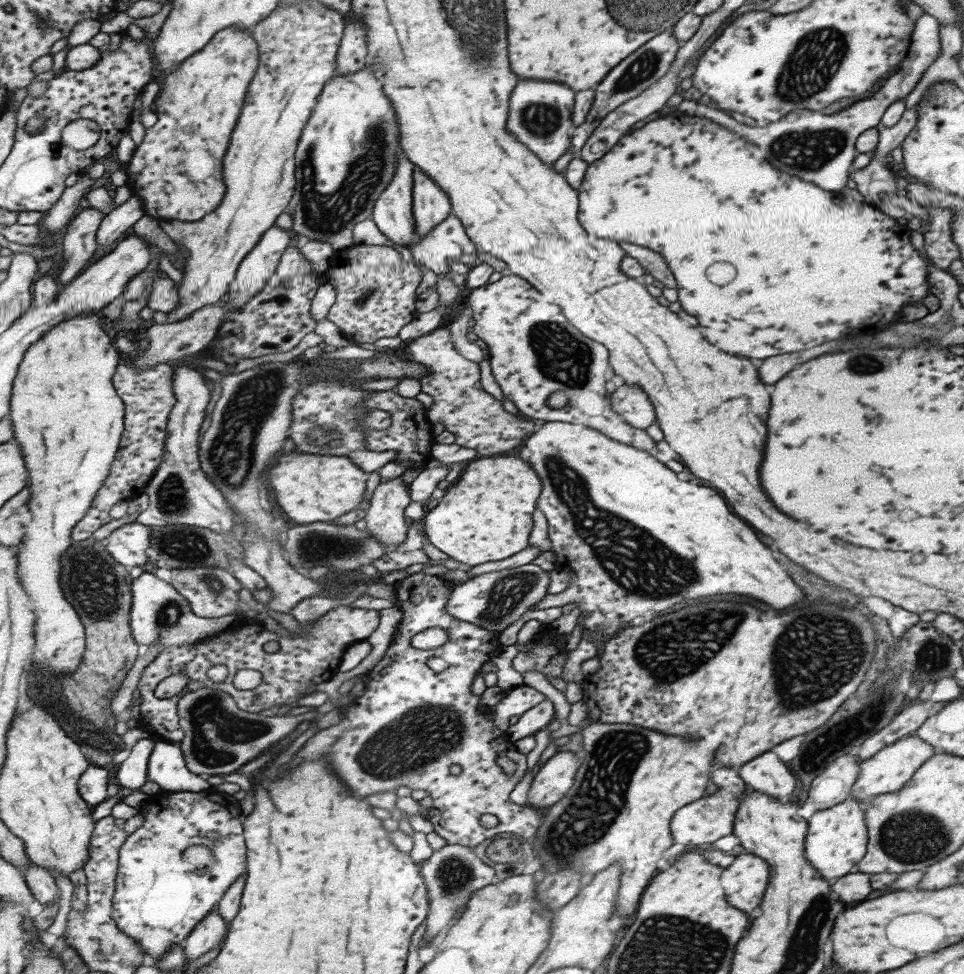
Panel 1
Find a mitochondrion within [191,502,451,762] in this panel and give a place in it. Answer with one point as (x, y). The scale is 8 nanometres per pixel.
(312, 546)

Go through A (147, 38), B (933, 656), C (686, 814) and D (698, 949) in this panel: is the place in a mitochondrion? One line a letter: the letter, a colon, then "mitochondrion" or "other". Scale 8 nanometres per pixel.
A: other
B: mitochondrion
C: other
D: mitochondrion

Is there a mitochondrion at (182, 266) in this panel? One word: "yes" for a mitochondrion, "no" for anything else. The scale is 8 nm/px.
no

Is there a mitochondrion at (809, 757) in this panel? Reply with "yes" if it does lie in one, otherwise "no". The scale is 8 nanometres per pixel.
no

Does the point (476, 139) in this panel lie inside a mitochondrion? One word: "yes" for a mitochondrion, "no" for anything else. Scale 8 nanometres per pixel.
no

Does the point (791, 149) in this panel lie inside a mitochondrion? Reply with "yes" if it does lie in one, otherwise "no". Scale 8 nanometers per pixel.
yes

